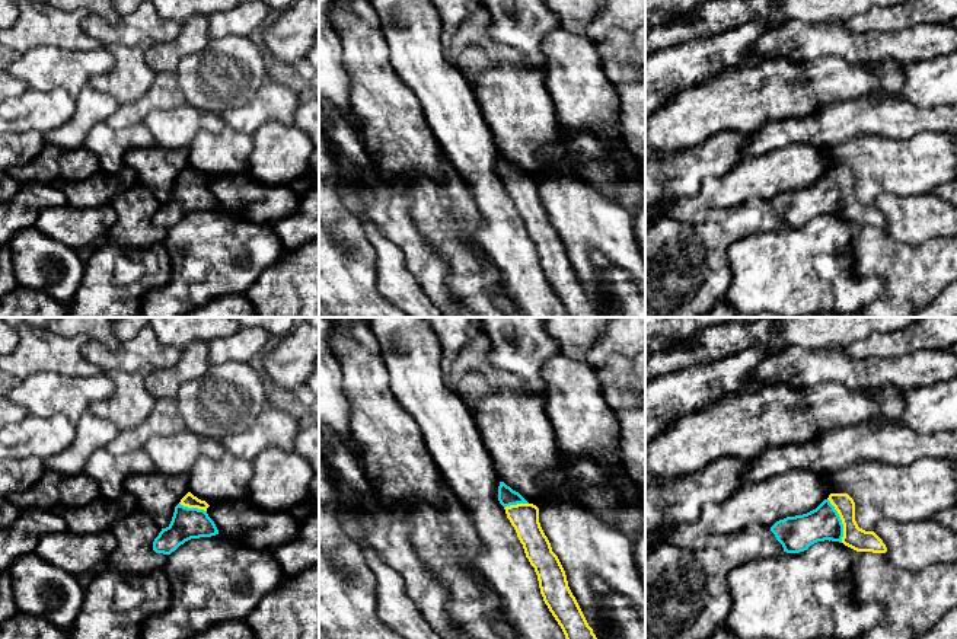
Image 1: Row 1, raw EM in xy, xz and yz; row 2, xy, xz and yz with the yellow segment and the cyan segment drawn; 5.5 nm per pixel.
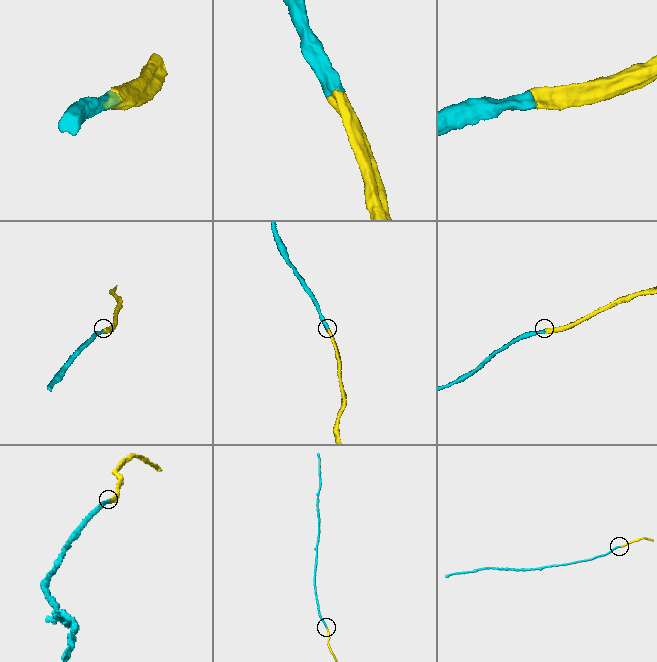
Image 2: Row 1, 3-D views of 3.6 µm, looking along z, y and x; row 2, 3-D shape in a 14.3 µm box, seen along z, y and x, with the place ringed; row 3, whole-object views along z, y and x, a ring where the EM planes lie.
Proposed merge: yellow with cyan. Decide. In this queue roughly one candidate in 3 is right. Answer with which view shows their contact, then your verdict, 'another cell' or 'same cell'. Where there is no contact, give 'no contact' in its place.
yz | same cell

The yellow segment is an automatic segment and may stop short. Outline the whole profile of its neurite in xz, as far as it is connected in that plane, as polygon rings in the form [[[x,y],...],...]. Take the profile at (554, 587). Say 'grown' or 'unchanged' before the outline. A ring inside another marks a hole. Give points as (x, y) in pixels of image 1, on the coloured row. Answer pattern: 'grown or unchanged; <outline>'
grown; [[[500,482],[498,486],[498,501],[523,544],[526,557],[535,568],[543,601],[561,626],[565,639],[597,639],[568,587],[558,556],[552,552],[551,543],[540,527],[539,508],[529,504],[504,482]]]

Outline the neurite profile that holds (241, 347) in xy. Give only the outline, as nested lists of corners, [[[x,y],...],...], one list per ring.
[[[240,328],[233,335],[216,338],[208,342],[210,364],[248,362],[261,352],[269,338],[271,333],[262,328]]]

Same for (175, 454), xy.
[[[188,429],[170,437],[151,437],[143,450],[154,463],[156,470],[165,475],[189,473],[200,457],[218,459],[224,453],[221,441],[202,438]]]

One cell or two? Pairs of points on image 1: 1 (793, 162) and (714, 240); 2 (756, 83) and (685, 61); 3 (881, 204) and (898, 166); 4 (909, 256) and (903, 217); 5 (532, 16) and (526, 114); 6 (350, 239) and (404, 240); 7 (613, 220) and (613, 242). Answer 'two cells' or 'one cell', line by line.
1: two cells
2: two cells
3: two cells
4: two cells
5: two cells
6: two cells
7: one cell

